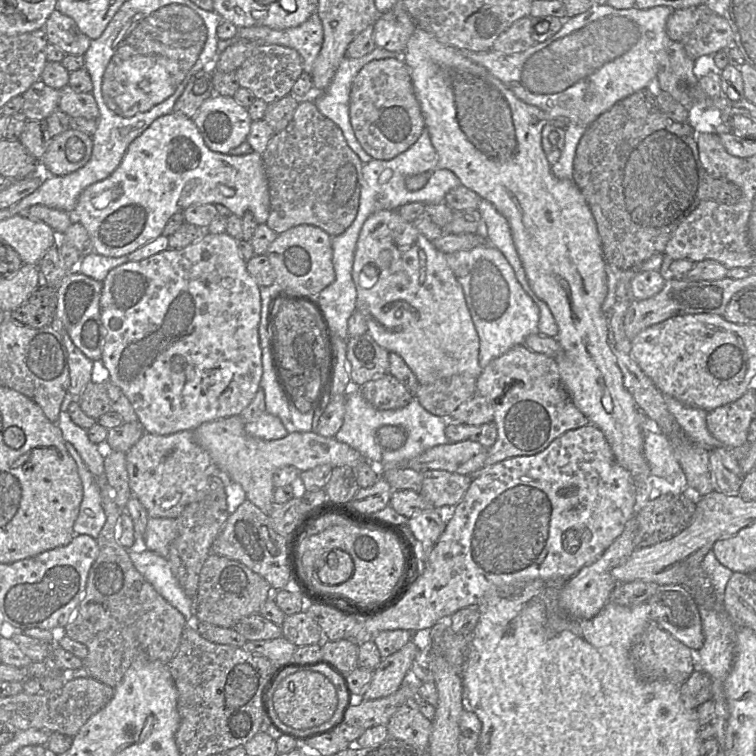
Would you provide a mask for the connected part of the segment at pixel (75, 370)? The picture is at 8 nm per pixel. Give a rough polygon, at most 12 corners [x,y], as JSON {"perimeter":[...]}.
{"perimeter":[[60,322],[68,352],[68,393],[79,396],[92,380],[94,361],[75,346]]}

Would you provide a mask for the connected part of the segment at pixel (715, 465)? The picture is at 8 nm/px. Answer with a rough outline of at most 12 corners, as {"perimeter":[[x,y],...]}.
{"perimeter":[[724,447],[709,450],[715,490],[737,494],[739,461]]}

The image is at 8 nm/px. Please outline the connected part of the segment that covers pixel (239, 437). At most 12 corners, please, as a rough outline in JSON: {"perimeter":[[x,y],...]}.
{"perimeter":[[240,415],[193,430],[216,466],[268,515],[279,468],[367,461],[317,432],[253,437]]}

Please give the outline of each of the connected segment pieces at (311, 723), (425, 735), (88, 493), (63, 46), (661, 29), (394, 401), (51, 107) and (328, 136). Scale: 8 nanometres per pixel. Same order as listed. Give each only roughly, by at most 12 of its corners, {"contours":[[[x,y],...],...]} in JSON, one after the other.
{"contours":[[[299,671],[269,694],[280,729],[314,729],[337,706],[334,685]],[[409,698],[387,723],[388,736],[427,748],[432,721]],[[65,445],[77,464],[83,498],[74,534],[96,539],[107,518],[101,490],[75,447]],[[55,10],[43,27],[48,42],[84,55],[91,39]],[[593,4],[523,52],[465,55],[567,120],[587,128],[655,83],[668,6]],[[390,373],[361,386],[378,410],[407,406],[415,397]],[[38,80],[22,94],[22,114],[44,120],[58,109],[58,89]],[[314,101],[261,154],[265,224],[353,223],[364,164]]]}

